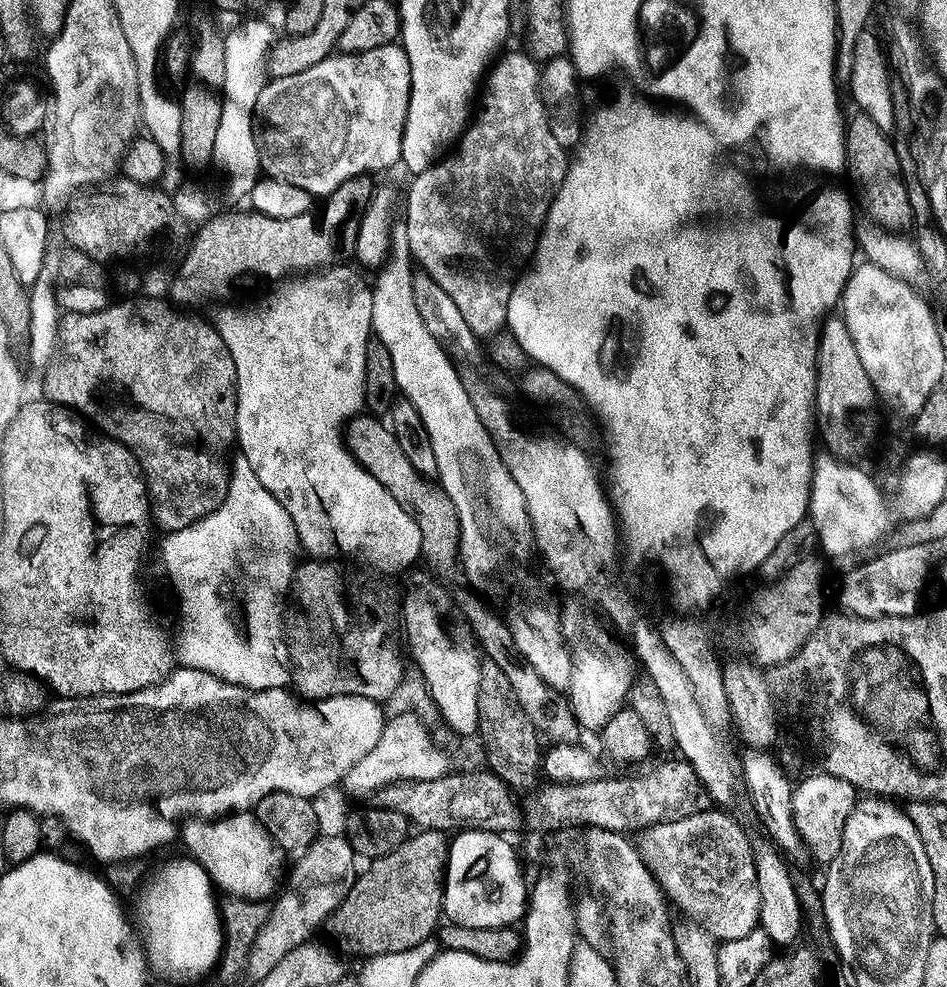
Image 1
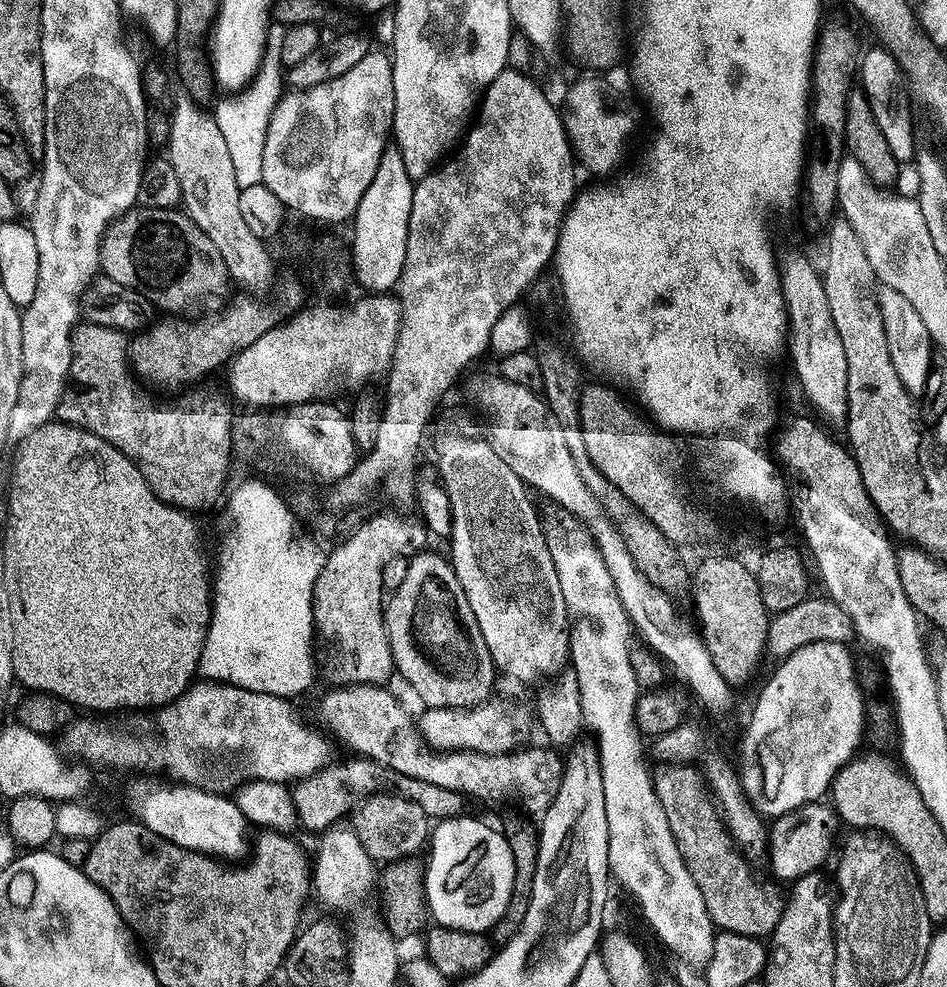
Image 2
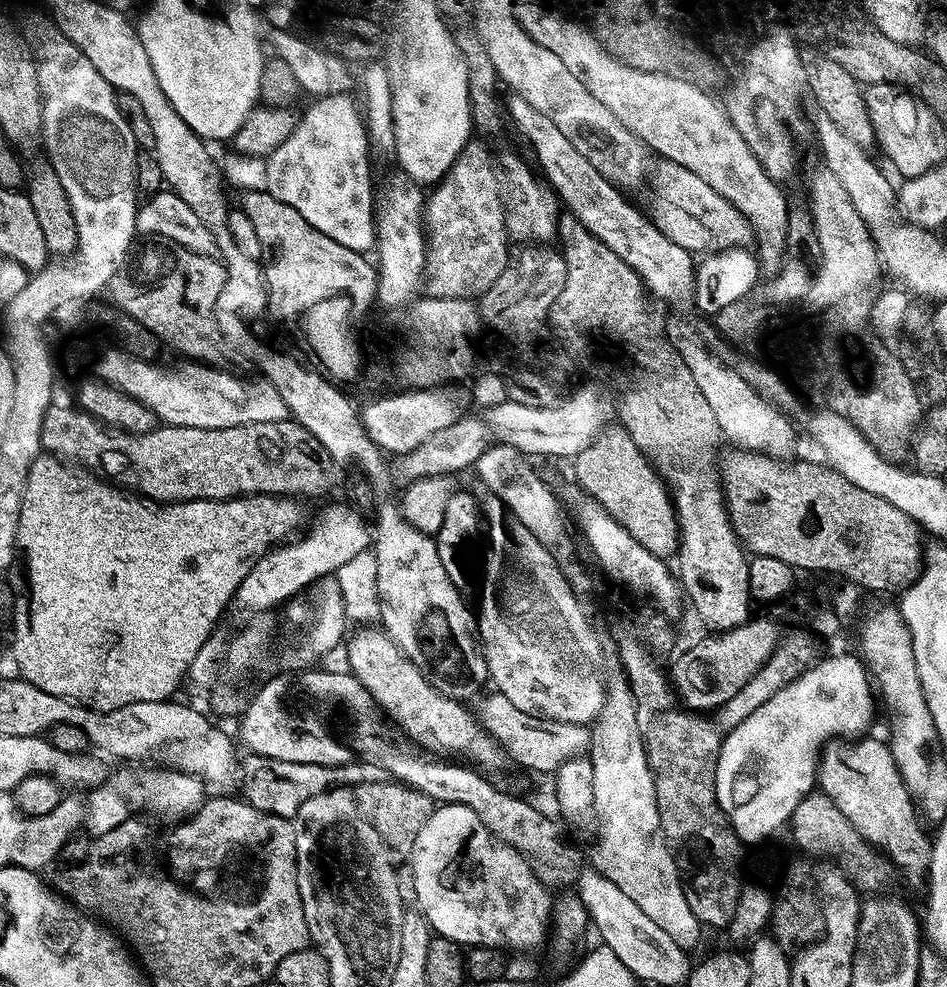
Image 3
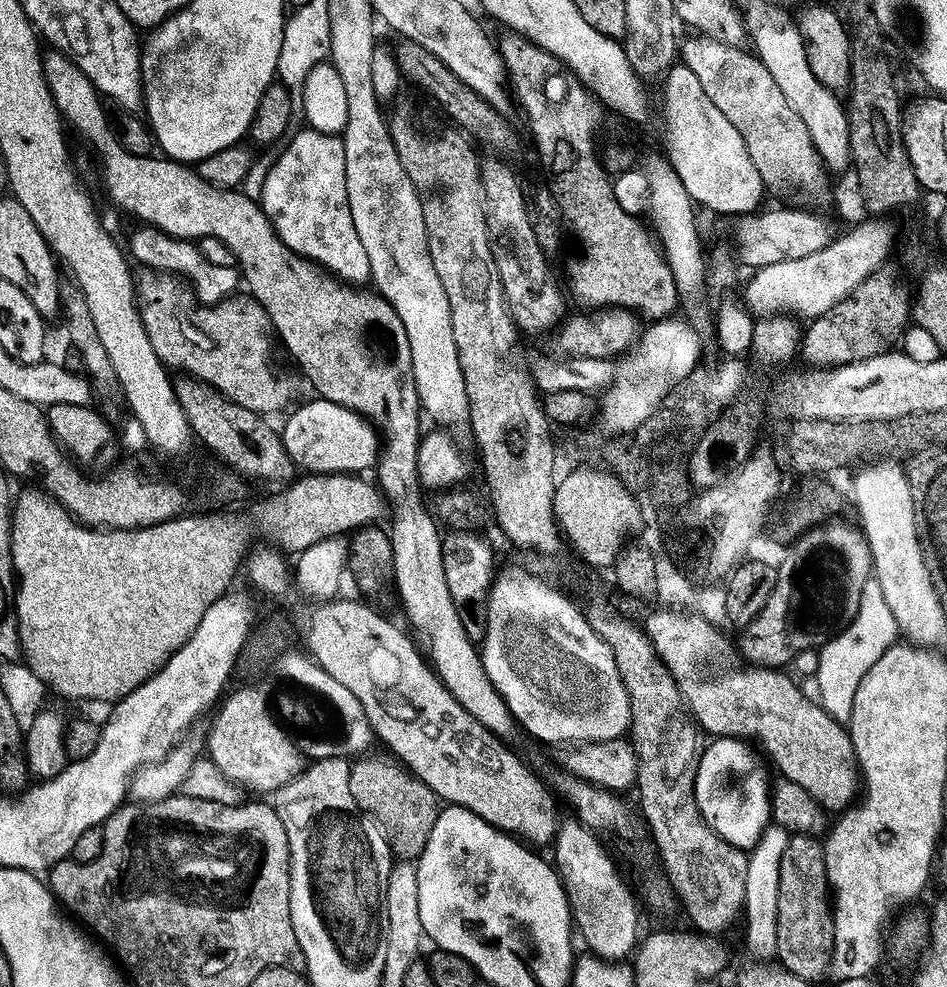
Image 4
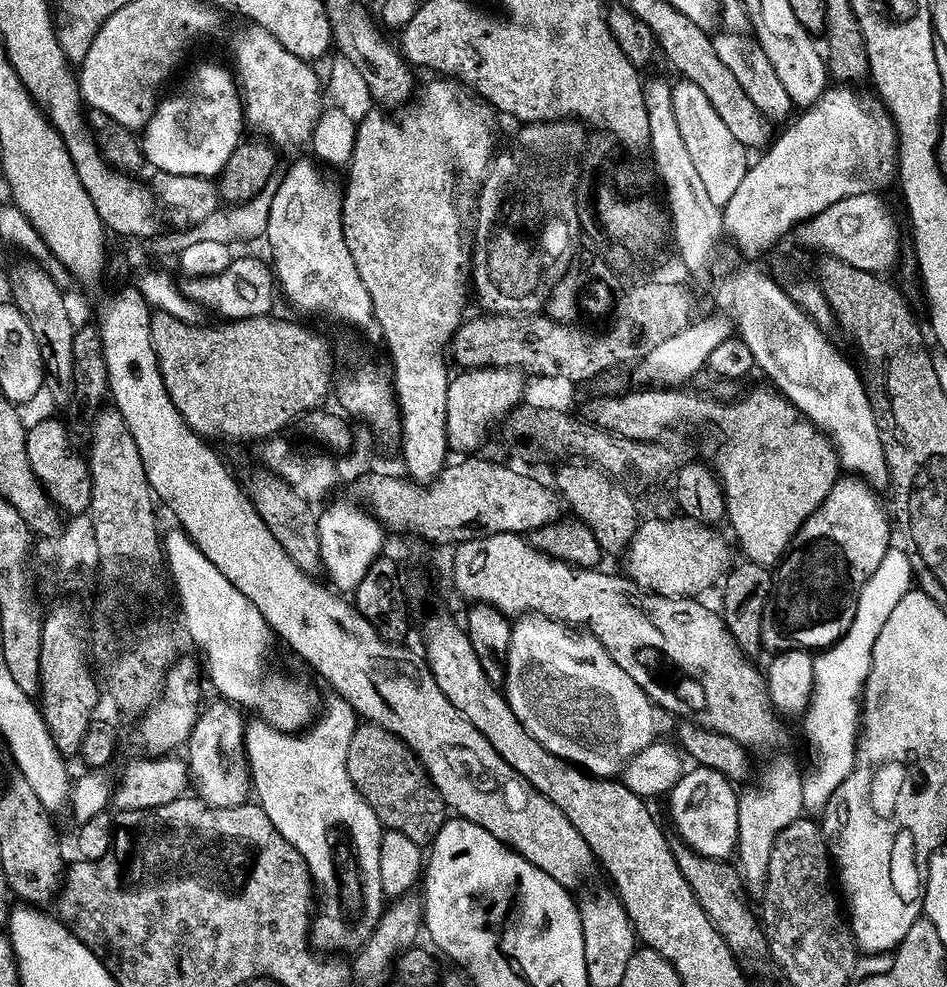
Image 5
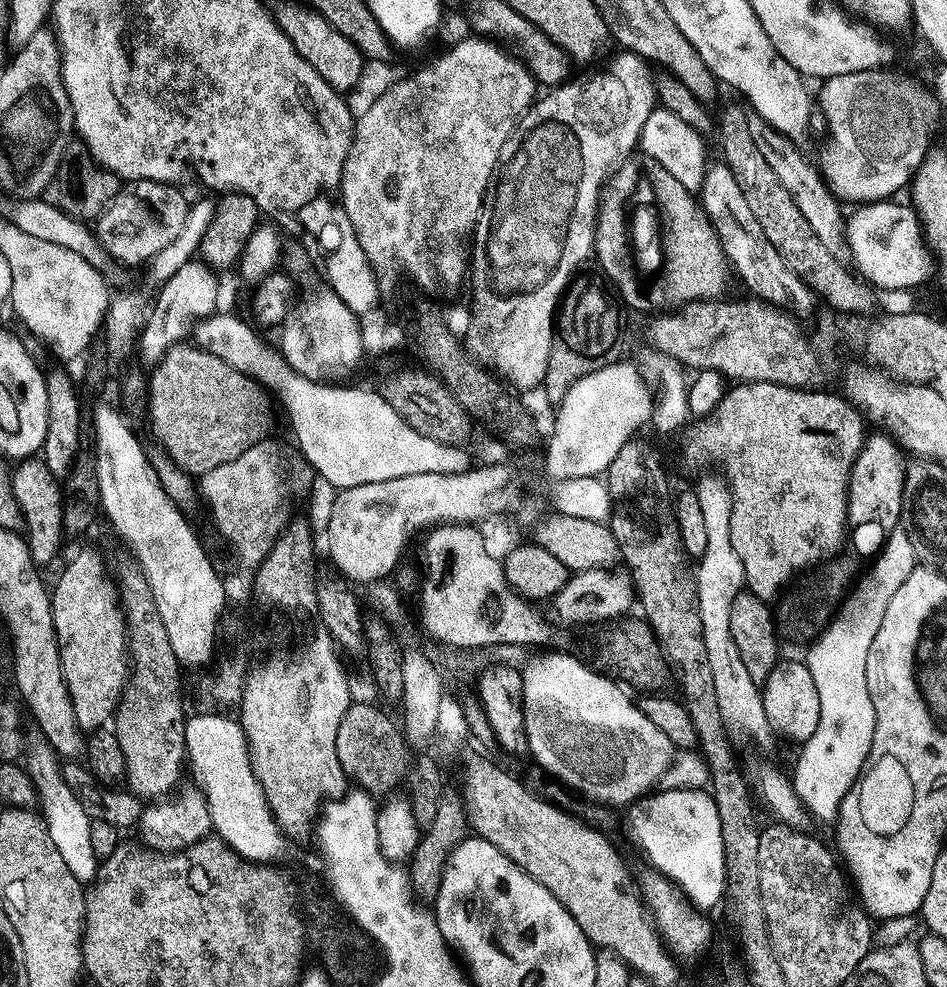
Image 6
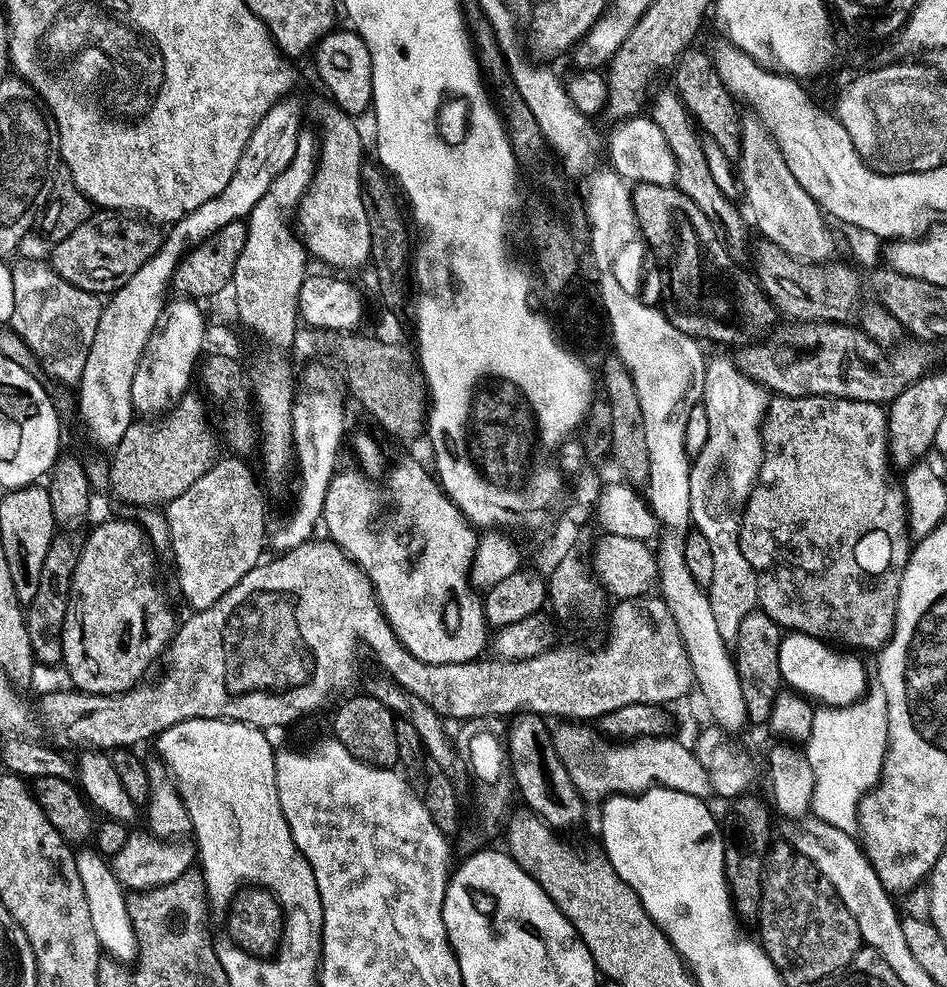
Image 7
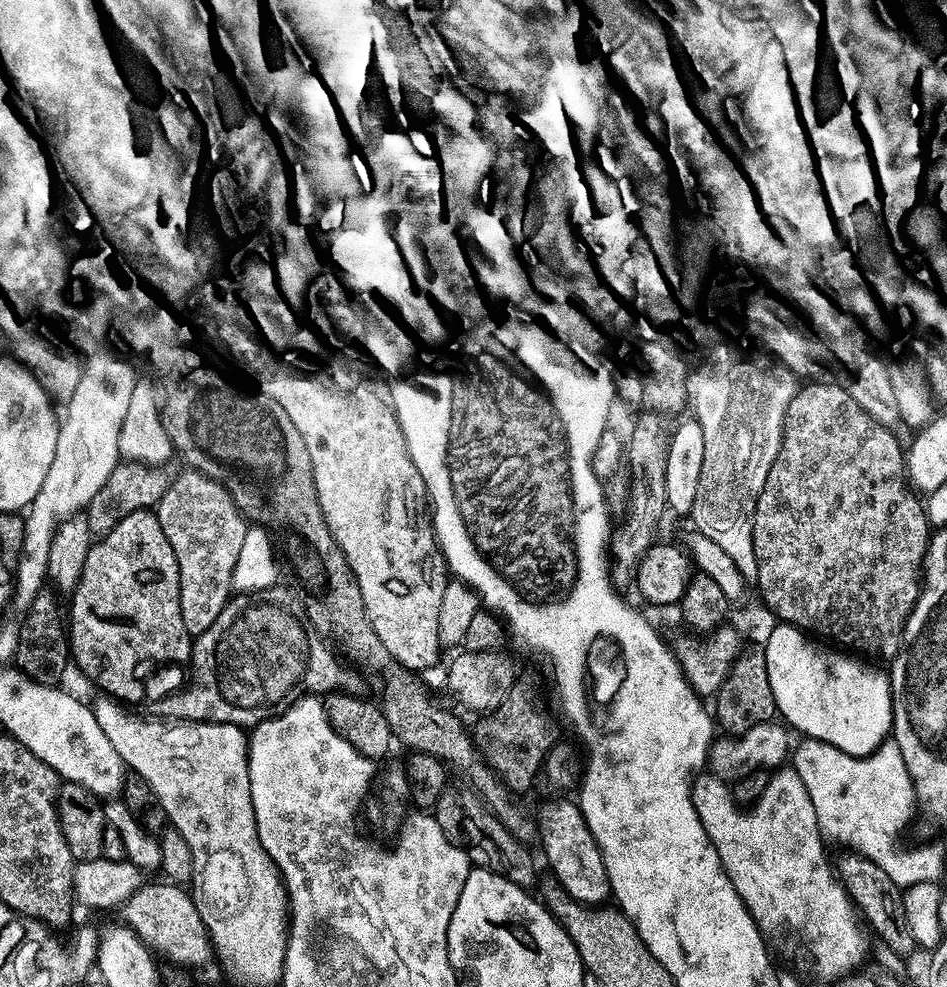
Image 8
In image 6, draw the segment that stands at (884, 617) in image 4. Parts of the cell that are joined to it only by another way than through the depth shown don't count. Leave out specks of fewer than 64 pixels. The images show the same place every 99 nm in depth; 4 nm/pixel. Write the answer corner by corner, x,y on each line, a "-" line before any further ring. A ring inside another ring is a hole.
893,527
883,548
871,561
872,570
861,580
852,602
843,605
835,619
808,648
806,663
818,688
821,718
813,736
799,749
796,773
791,773
790,779
801,804
815,819
817,816
820,820
835,821
842,798
846,798
852,784
860,779
860,773
868,764
876,714
868,689
866,660
874,634
878,634
878,626
882,626
886,606
890,606
890,598
898,594
898,586
902,586
902,582
906,582
918,567
916,544
911,534
902,529

